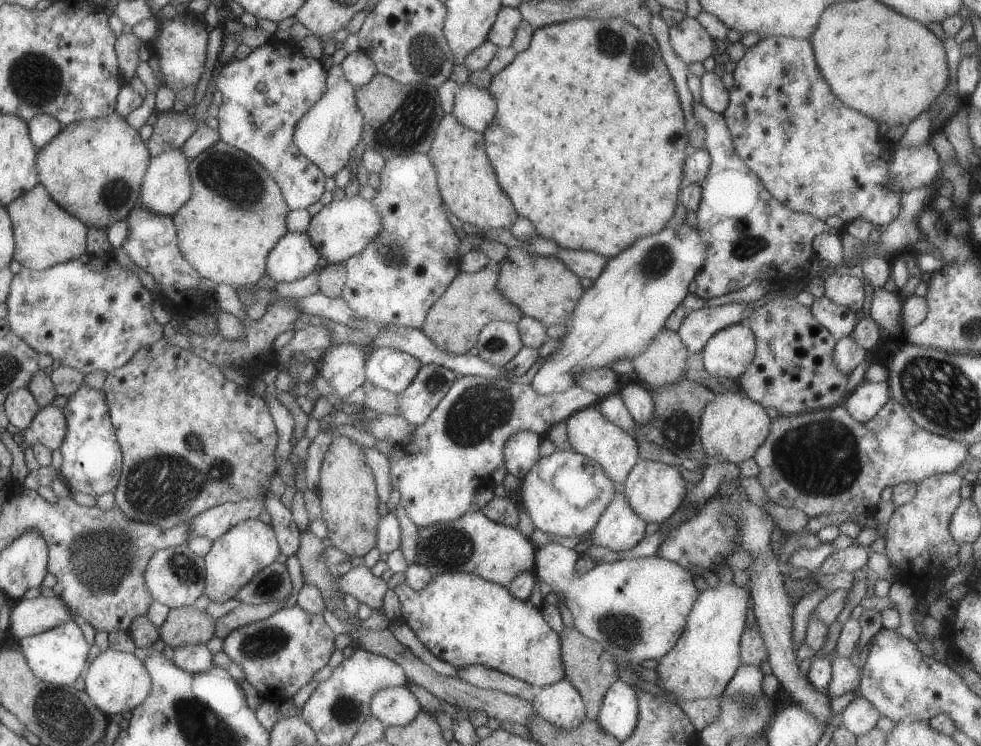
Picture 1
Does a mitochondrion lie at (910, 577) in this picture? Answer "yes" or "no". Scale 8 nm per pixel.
no

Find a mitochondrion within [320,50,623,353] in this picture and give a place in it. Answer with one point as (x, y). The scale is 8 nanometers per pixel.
(408, 128)

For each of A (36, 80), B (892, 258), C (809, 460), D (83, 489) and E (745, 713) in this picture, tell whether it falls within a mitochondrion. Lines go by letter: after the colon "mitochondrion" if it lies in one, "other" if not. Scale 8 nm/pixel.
A: mitochondrion
B: other
C: mitochondrion
D: other
E: mitochondrion

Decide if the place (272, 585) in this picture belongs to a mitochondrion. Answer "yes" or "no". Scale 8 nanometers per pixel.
yes

